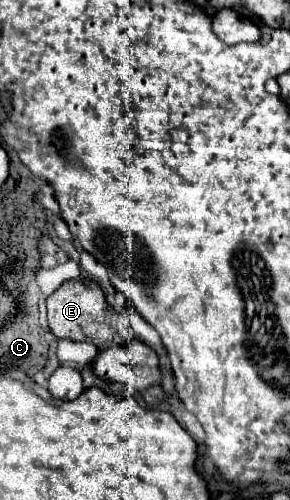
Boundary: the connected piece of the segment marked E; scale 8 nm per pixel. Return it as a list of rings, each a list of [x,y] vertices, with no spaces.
[[[92,278],[66,280],[58,290],[54,290],[46,298],[46,308],[48,308],[48,324],[56,338],[68,338],[76,342],[90,342],[102,346],[106,342],[112,342],[116,334],[118,316],[112,316],[100,286]]]

